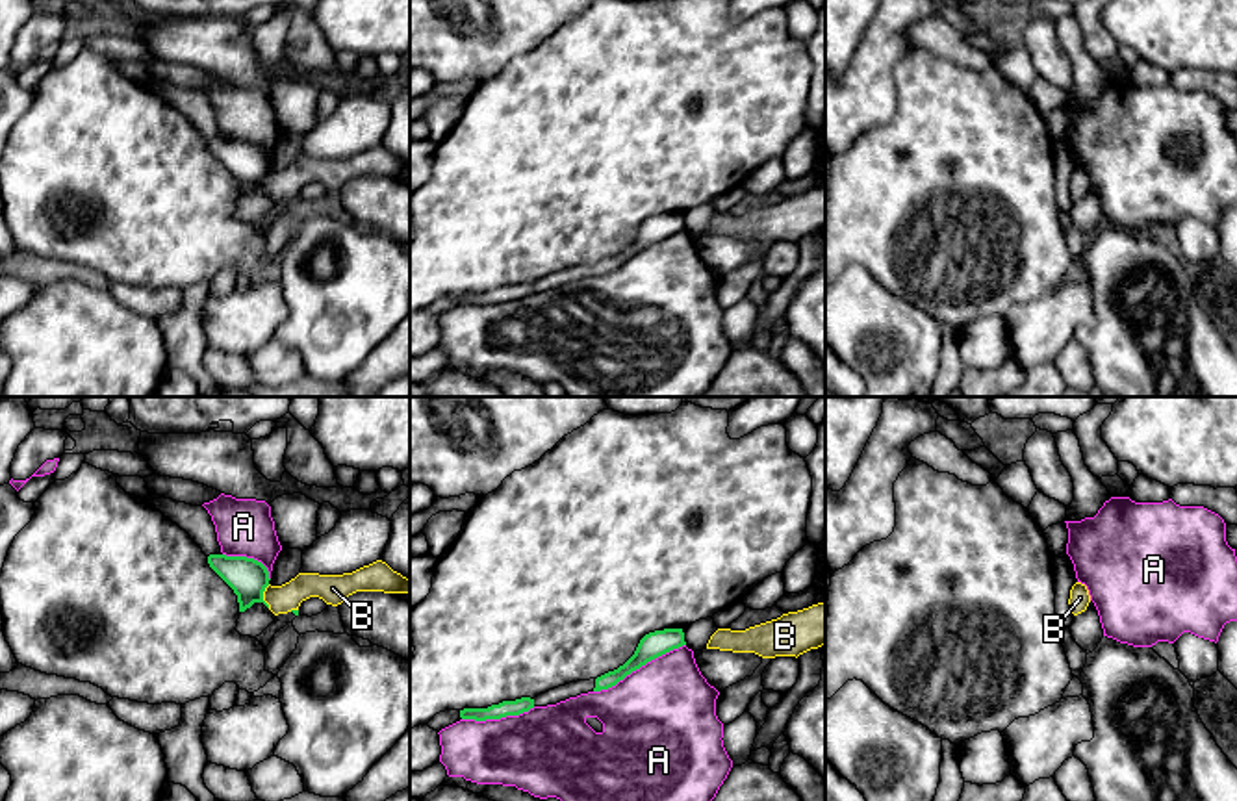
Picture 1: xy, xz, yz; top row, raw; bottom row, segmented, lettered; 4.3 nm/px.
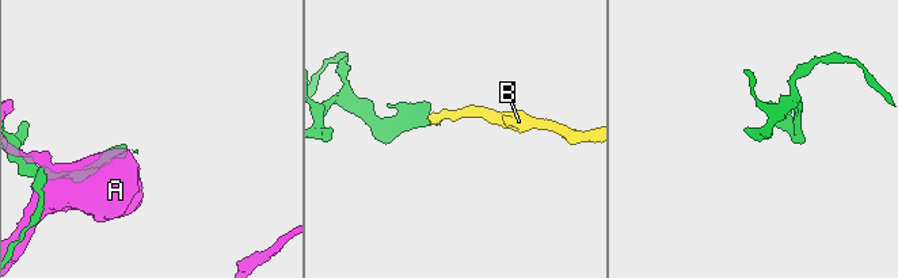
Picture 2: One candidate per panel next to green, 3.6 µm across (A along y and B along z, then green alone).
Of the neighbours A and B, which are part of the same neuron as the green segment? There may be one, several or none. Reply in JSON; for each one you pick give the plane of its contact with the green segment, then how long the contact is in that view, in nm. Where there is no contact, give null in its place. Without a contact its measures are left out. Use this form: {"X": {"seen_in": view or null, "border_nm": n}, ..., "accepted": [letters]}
{"B": {"seen_in": "xy", "border_nm": 100}, "accepted": ["B"]}

